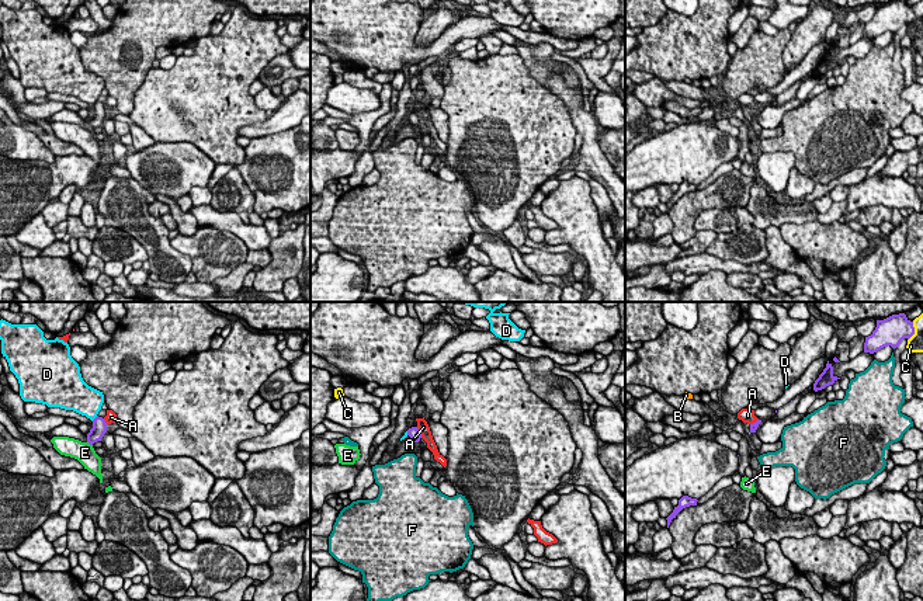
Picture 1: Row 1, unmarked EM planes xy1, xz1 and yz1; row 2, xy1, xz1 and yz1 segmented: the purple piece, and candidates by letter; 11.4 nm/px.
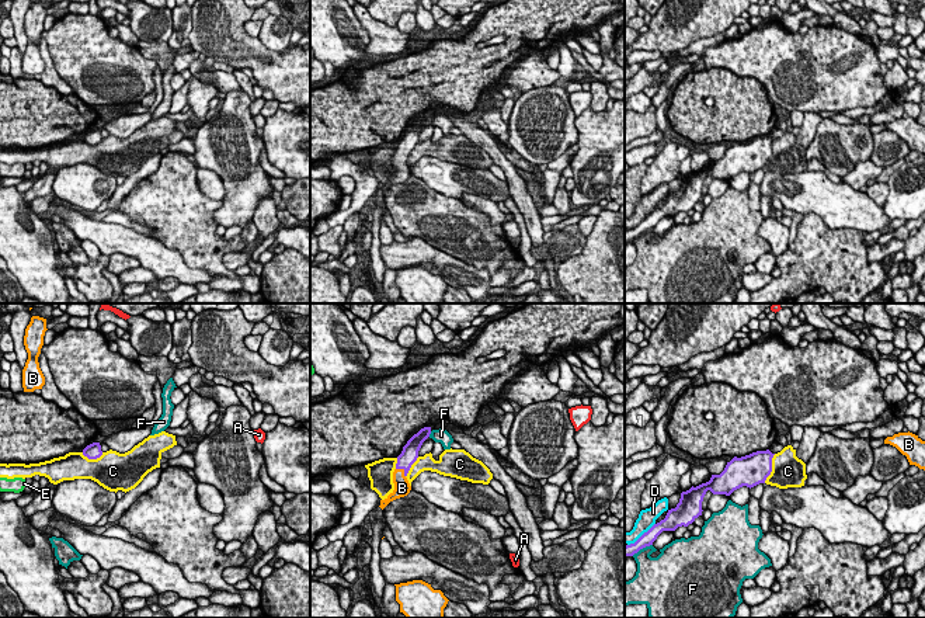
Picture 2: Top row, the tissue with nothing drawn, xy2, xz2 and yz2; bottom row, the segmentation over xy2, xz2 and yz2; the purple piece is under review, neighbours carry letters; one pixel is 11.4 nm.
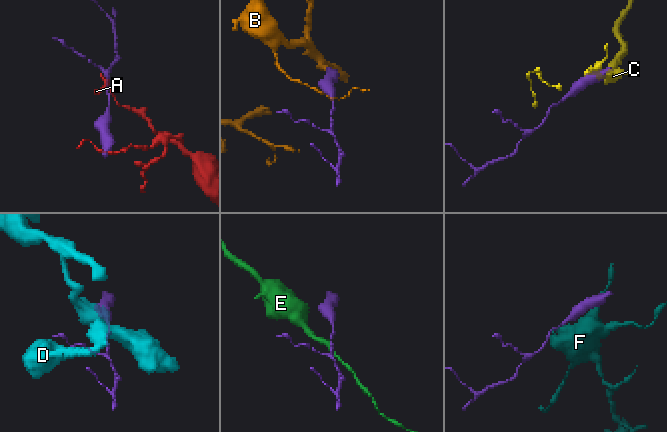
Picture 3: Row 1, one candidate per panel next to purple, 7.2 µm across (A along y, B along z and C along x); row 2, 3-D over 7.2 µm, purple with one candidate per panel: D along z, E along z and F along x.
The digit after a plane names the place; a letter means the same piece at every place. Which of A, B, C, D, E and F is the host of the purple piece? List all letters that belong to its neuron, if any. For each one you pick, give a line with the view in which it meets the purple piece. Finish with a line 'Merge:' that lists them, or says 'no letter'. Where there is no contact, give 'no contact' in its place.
B: xz2
Merge: B

